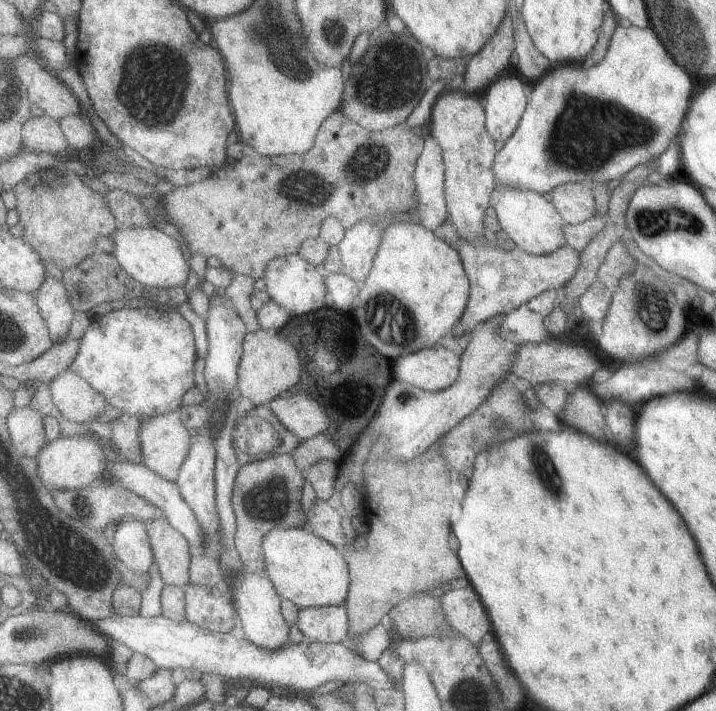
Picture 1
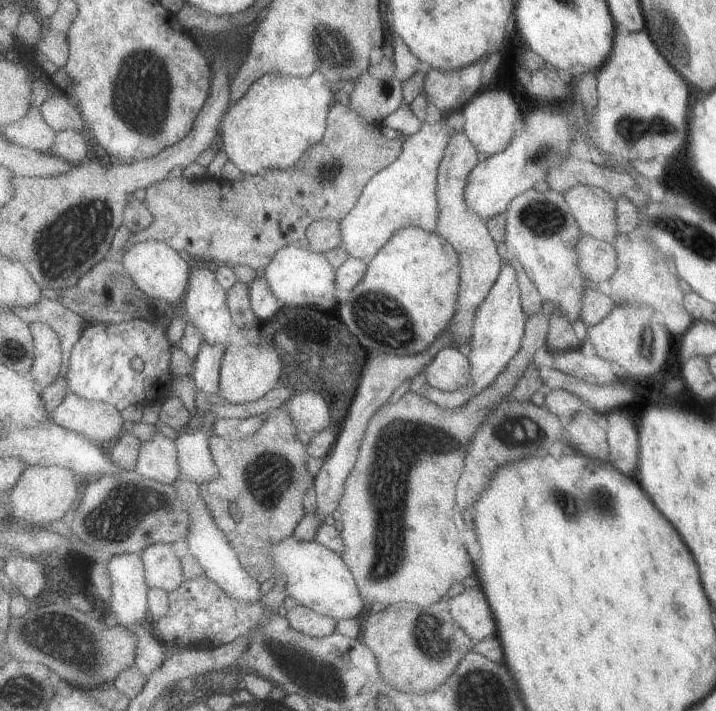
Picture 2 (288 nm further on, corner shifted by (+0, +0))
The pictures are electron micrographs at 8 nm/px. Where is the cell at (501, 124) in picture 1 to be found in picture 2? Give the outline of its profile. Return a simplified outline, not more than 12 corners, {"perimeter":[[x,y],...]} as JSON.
{"perimeter":[[483,90],[465,110],[479,152],[505,152],[519,104],[509,90]]}

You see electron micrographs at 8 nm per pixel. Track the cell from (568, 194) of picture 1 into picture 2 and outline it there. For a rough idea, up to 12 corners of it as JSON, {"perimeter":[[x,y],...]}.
{"perimeter":[[579,184],[563,194],[585,236],[621,234],[617,200]]}

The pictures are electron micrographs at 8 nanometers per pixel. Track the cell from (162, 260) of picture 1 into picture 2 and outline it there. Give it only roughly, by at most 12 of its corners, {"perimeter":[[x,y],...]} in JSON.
{"perimeter":[[139,242],[121,262],[137,288],[173,306],[193,262],[167,242]]}

